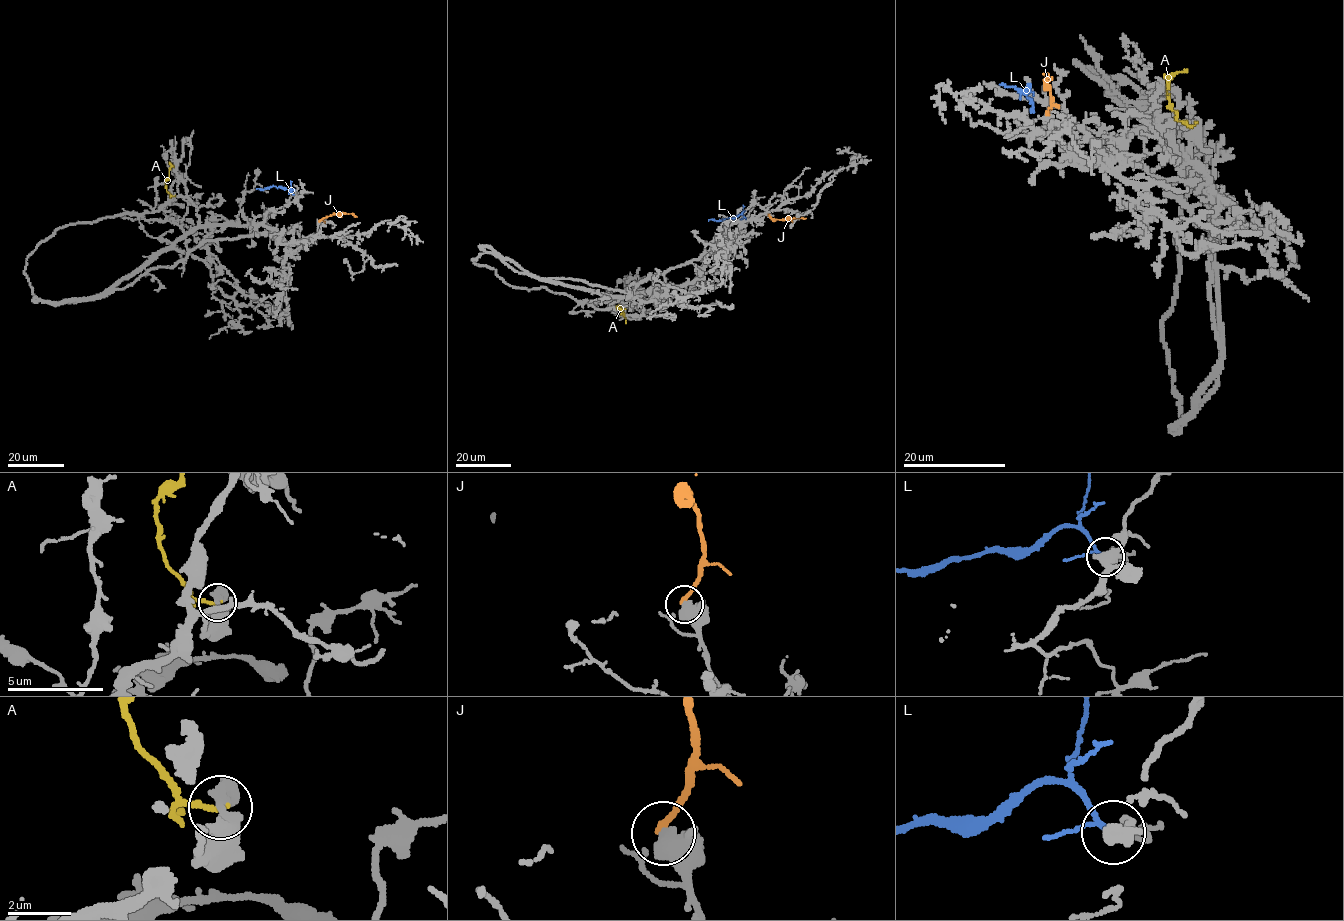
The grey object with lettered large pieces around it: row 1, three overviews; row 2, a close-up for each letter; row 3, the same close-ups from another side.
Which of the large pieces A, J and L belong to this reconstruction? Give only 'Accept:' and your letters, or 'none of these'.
Accept: none of these

